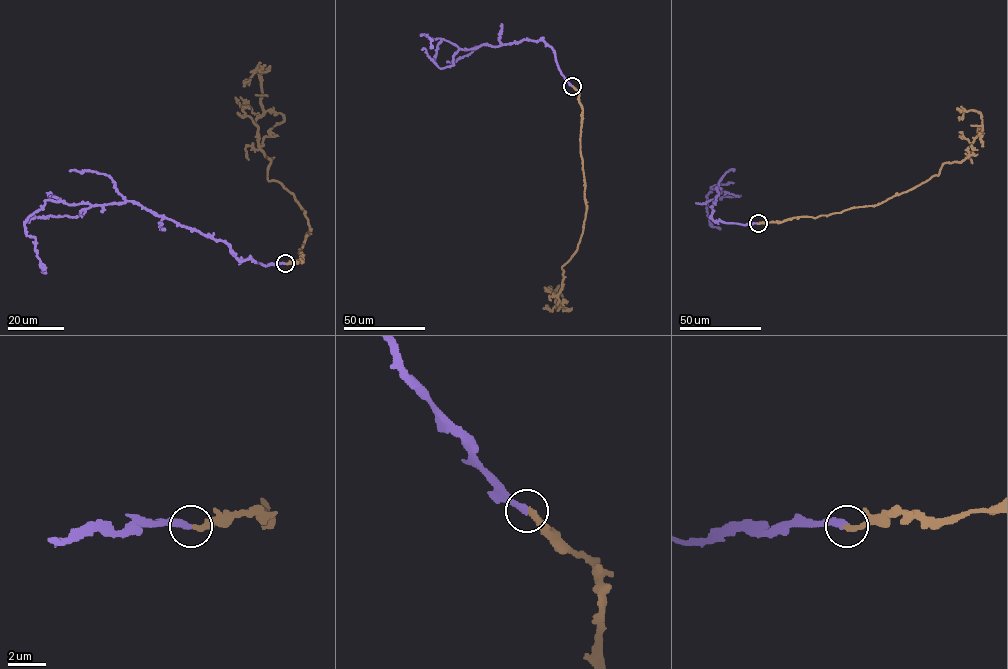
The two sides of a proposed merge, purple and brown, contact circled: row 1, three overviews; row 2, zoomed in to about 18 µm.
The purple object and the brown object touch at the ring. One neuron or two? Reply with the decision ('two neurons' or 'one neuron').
one neuron

